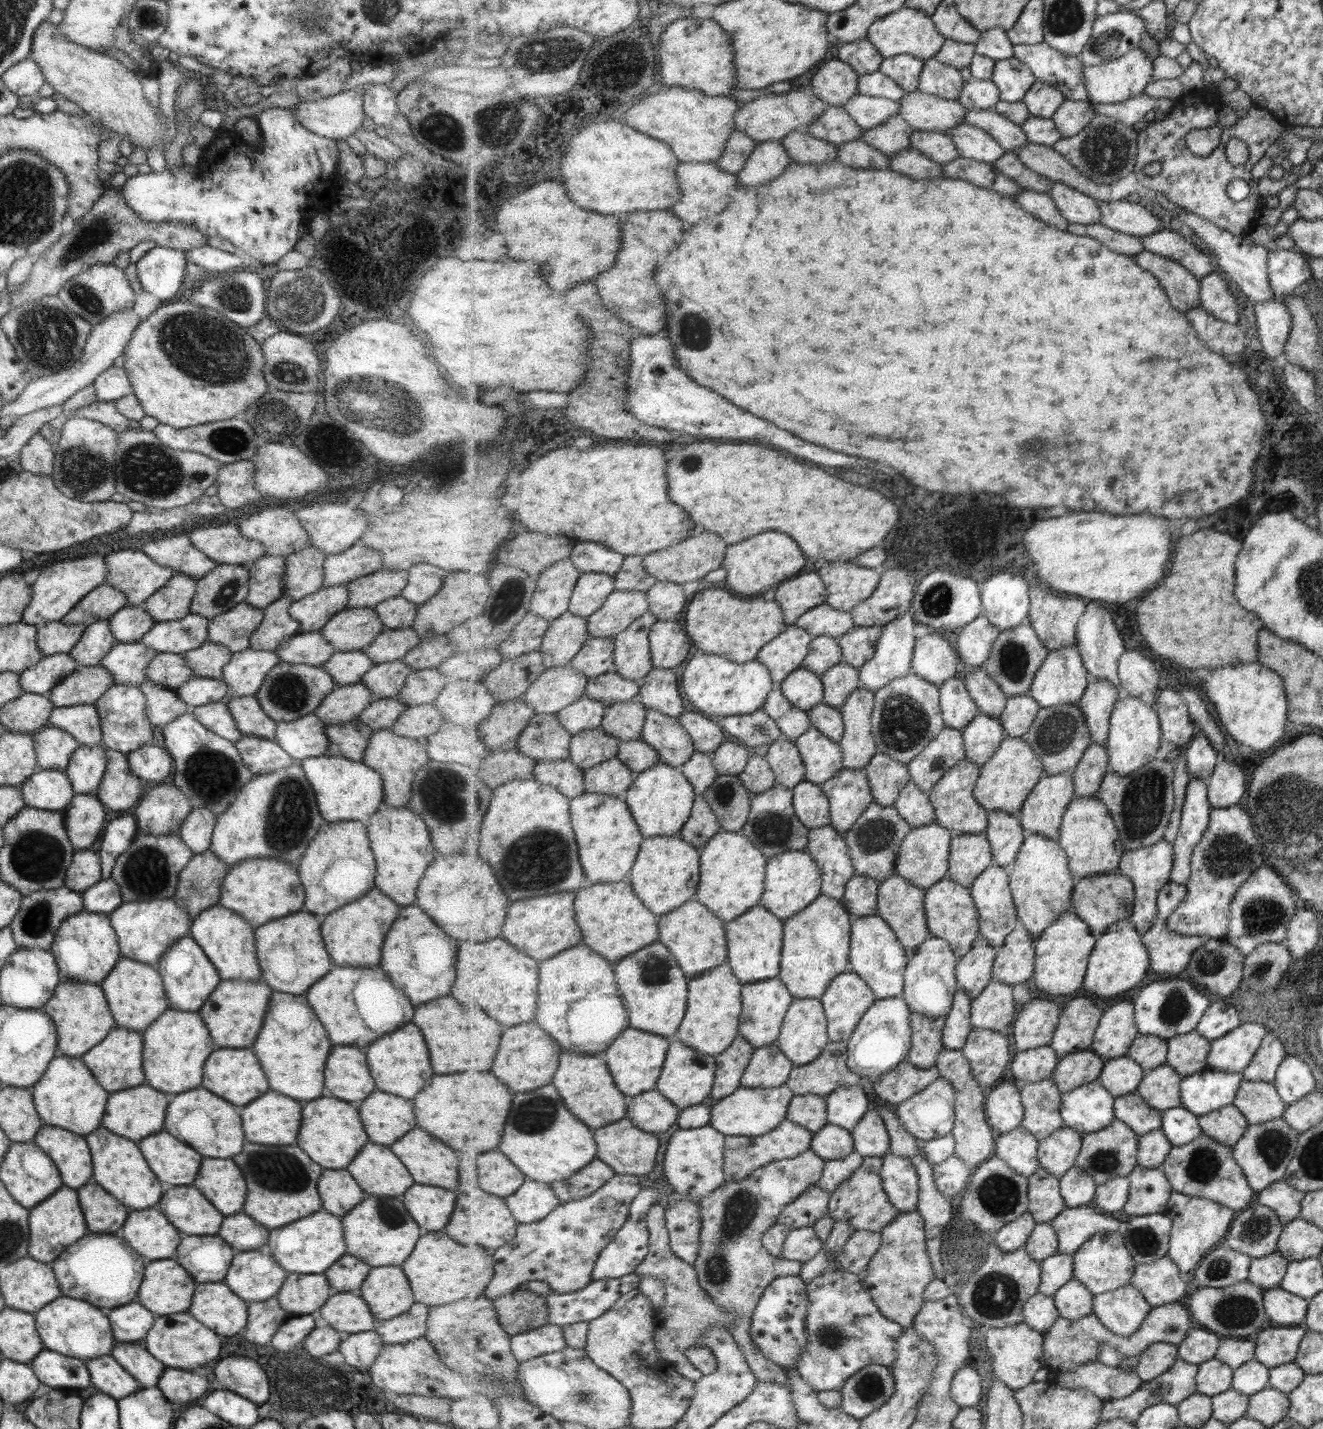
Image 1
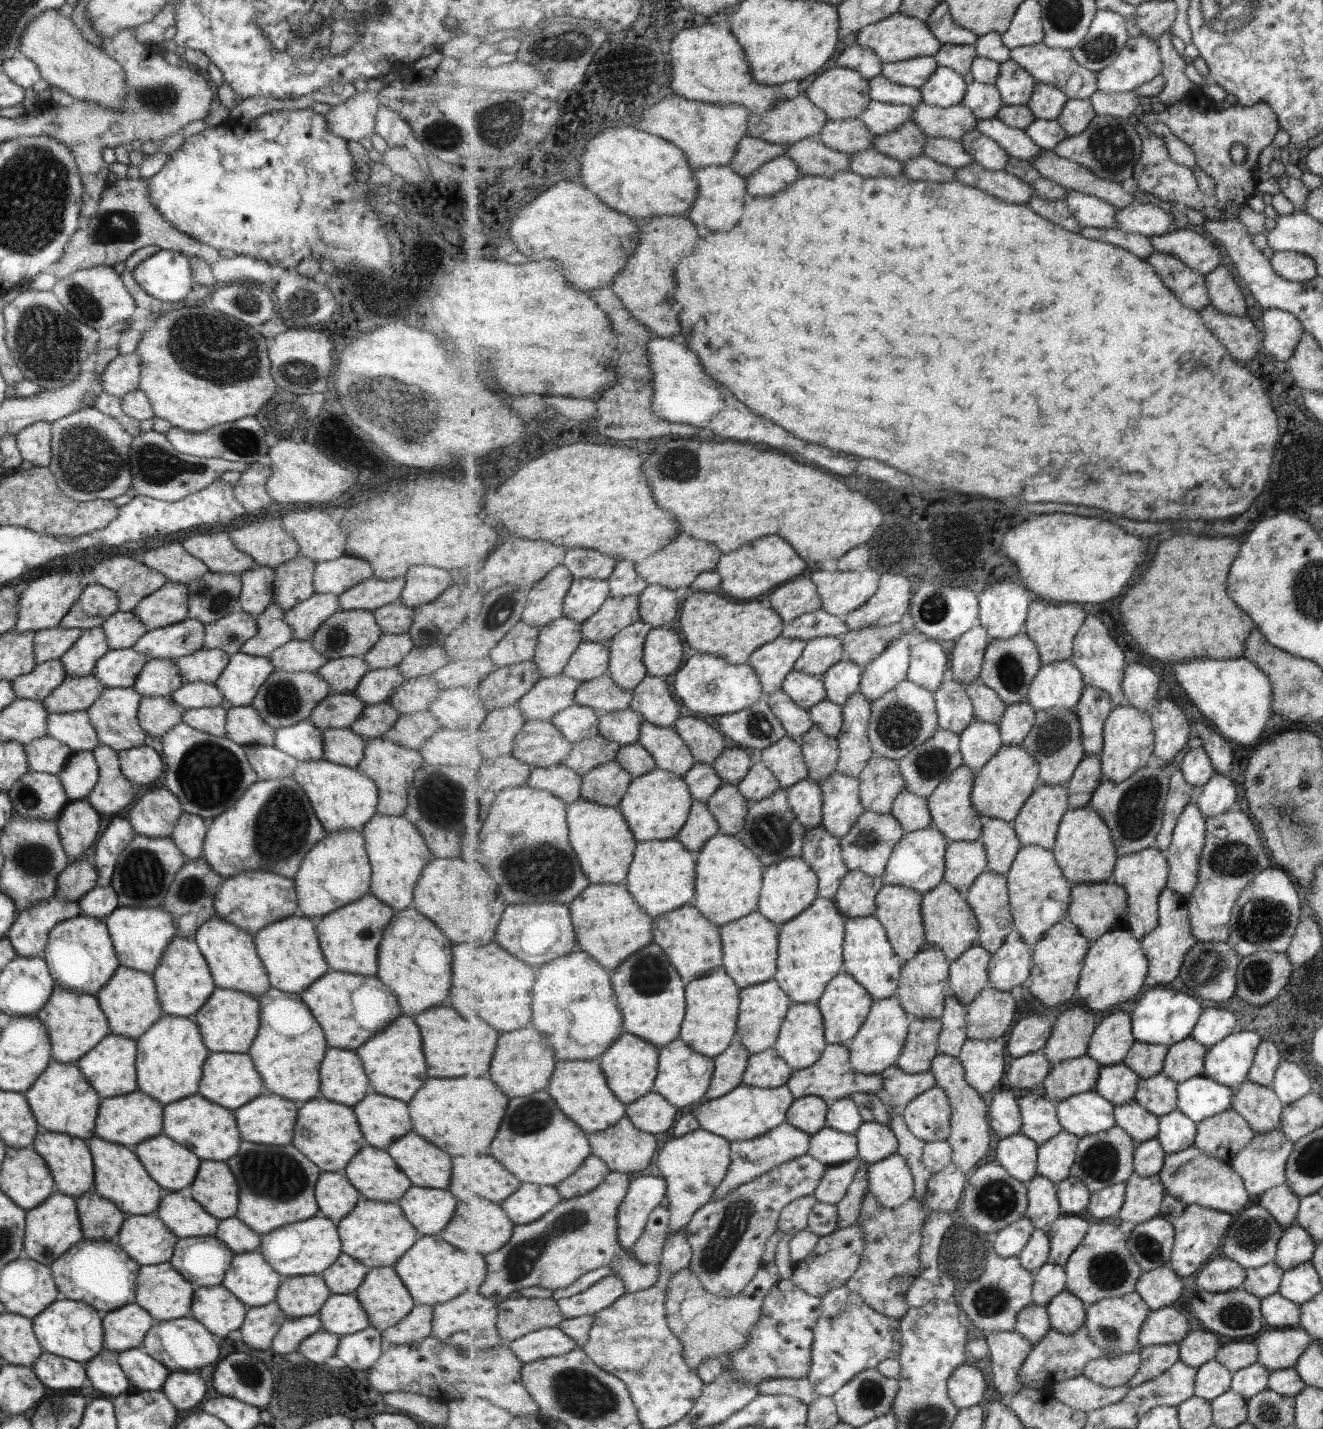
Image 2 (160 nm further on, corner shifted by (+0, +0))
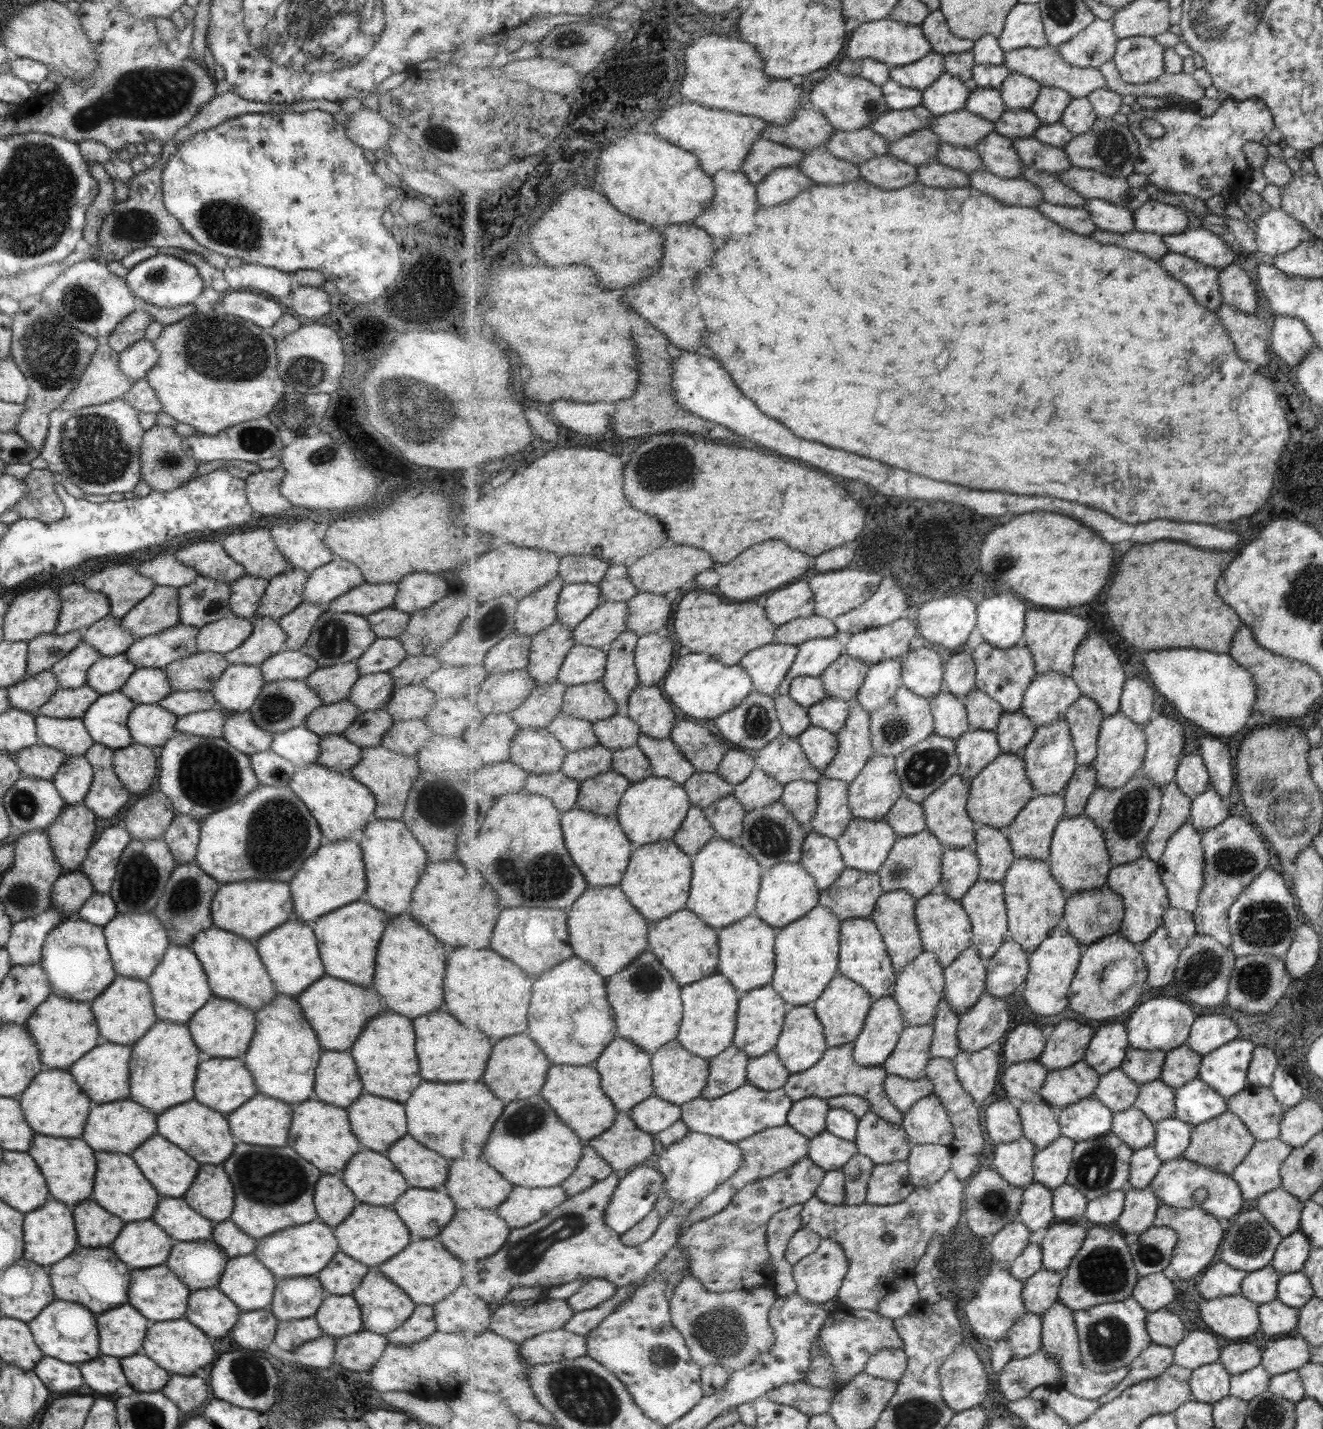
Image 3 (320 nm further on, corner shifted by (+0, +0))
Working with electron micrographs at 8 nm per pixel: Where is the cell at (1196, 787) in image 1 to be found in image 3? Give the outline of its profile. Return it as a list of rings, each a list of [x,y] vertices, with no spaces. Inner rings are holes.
[[[1191,820],[1171,836],[1161,860],[1157,863],[1161,870],[1162,882],[1168,888],[1170,906],[1194,914],[1200,901],[1201,891],[1205,889],[1206,858],[1202,833],[1193,826]]]

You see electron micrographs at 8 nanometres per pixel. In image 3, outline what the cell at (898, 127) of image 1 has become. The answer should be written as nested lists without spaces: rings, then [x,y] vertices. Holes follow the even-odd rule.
[[[925,128],[911,133],[901,140],[889,142],[888,154],[919,167],[938,162],[941,143],[940,135],[935,134],[931,128]]]

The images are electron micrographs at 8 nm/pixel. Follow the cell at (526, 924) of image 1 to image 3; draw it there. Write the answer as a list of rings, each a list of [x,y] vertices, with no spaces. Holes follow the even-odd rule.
[[[520,906],[517,908],[507,908],[501,911],[501,918],[496,924],[494,935],[492,938],[492,948],[499,954],[504,955],[505,958],[512,959],[516,962],[525,972],[529,972],[531,976],[541,974],[546,970],[552,969],[554,966],[569,960],[576,951],[573,950],[571,937],[567,922],[567,912],[565,910],[555,910],[555,908],[537,908]]]

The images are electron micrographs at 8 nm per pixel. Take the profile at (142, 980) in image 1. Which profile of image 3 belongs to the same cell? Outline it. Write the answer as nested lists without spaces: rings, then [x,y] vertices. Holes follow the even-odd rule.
[[[118,974],[110,985],[90,1002],[90,1007],[100,1041],[112,1042],[121,1046],[132,1045],[156,1021],[146,981],[125,978]]]

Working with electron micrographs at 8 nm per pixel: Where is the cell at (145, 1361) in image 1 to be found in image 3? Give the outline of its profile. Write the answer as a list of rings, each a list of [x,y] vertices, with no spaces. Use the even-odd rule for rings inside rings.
[[[142,1353],[121,1358],[119,1362],[127,1384],[137,1392],[161,1391],[170,1376]]]

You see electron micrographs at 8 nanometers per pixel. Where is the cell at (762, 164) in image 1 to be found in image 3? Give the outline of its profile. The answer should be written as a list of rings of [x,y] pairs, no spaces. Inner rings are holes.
[[[799,167],[776,168],[764,181],[756,185],[759,205],[769,208],[787,204],[814,183]]]

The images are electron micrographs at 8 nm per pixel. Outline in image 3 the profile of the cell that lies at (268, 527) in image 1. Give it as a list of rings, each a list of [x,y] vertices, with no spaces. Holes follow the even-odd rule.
[[[267,529],[230,534],[221,545],[229,558],[244,568],[245,575],[268,581],[289,568],[288,562],[273,547]]]

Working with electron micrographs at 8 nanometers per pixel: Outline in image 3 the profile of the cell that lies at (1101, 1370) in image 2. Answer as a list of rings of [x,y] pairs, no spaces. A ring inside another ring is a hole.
[[[1059,1300],[1042,1315],[1044,1323],[1042,1344],[1045,1351],[1049,1351],[1049,1355],[1053,1355],[1053,1359],[1057,1359],[1057,1363],[1061,1363],[1062,1370],[1059,1384],[1051,1384],[1048,1388],[1051,1390],[1071,1390],[1073,1394],[1081,1398],[1100,1399],[1113,1390],[1129,1374],[1130,1367],[1123,1366],[1110,1370],[1109,1373],[1099,1373],[1087,1369],[1083,1365],[1083,1359],[1081,1359],[1080,1334],[1077,1330],[1075,1312],[1075,1310],[1071,1310],[1064,1302]]]

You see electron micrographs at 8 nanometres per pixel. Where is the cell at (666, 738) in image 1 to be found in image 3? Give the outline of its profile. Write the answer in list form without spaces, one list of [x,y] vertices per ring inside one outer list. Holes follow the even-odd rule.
[[[641,734],[638,746],[648,755],[655,776],[672,778],[675,782],[684,785],[697,772],[689,758],[671,738],[655,739]]]

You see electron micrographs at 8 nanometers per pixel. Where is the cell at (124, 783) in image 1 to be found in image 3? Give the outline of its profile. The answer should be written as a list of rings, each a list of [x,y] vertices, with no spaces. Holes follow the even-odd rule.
[[[94,743],[82,755],[92,769],[92,781],[83,804],[99,818],[111,818],[128,803],[129,792],[113,773],[113,750]]]

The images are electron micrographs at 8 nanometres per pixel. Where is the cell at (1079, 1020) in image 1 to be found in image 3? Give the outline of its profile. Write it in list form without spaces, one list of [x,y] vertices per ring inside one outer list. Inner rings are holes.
[[[1077,1020],[1059,1021],[1039,1060],[1051,1071],[1073,1066],[1086,1058],[1095,1033],[1093,1028],[1079,1024]]]

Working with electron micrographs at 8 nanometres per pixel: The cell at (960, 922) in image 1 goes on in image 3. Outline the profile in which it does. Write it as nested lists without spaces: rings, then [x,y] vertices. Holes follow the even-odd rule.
[[[937,890],[918,899],[916,919],[920,927],[920,935],[924,939],[924,952],[933,952],[946,969],[957,960],[964,950],[973,946],[974,932],[972,919],[961,903],[944,892]]]

